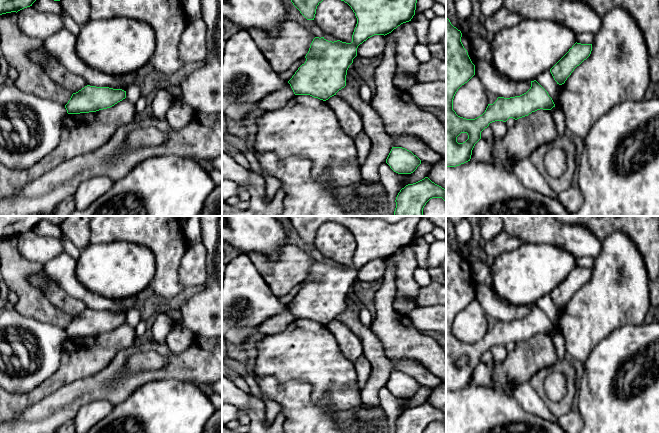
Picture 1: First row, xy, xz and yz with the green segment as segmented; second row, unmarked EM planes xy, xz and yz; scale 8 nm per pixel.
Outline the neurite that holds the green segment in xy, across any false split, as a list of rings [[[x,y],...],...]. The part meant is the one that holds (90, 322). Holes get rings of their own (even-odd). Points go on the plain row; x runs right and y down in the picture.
[[[87,309],[73,317],[65,329],[68,338],[96,336],[107,333],[126,322],[126,315]]]

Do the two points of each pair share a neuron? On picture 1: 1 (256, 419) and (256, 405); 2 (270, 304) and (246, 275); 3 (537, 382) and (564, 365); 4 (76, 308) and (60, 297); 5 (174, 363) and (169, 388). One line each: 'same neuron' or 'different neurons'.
1: same neuron
2: same neuron
3: same neuron
4: same neuron
5: different neurons

